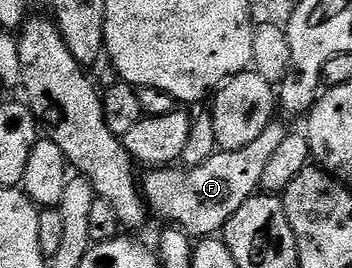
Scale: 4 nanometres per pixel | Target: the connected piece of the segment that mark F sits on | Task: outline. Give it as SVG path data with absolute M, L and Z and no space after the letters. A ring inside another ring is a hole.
M271 122L264 130L264 134L260 134L260 138L256 138L256 142L252 142L252 146L244 146L240 150L231 152L219 150L214 153L212 158L208 158L208 162L195 168L167 166L147 171L146 180L144 176L140 188L144 193L149 211L153 215L155 212L160 219L166 220L162 222L169 222L171 225L181 228L191 238L210 238L221 233L225 229L228 218L232 218L232 214L236 214L236 210L240 210L240 206L244 206L244 202L248 202L248 198L261 189L264 169L268 167L273 152L280 147L280 142L284 142L284 138L288 134L288 128L278 123Z

